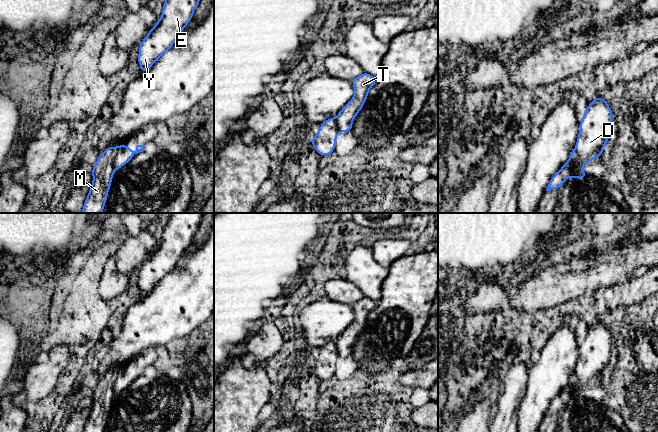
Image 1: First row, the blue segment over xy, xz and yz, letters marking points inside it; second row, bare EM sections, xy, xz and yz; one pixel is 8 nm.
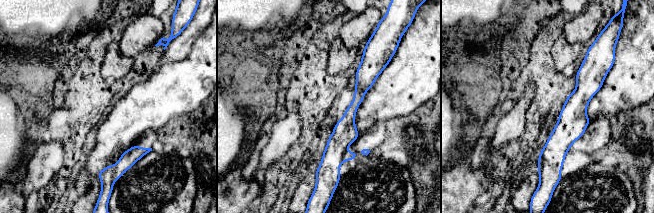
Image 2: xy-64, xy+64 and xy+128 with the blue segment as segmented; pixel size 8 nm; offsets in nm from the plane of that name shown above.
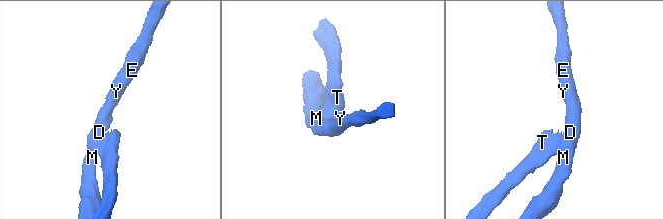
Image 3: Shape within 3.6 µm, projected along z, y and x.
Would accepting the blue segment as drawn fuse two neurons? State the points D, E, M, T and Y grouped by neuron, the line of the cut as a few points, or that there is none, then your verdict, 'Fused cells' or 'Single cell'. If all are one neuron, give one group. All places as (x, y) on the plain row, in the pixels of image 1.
Groups: D E M Y / T. Split along xy (116, 372), (114, 380), (115, 393). Fused cells

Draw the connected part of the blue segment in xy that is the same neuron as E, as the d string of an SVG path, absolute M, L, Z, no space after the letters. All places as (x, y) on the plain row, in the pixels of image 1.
M171 213L162 240L139 268L138 287L142 298L175 267L191 245L204 213Z

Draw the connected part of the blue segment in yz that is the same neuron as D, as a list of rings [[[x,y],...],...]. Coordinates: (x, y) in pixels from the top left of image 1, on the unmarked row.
[[[595,321],[587,330],[577,368],[570,379],[570,400],[582,404],[588,398],[582,394],[585,387],[594,384],[603,378],[612,348],[612,334],[602,321]]]

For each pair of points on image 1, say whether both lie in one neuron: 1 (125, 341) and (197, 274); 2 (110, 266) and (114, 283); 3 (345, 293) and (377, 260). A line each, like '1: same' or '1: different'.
1: same
2: same
3: different

